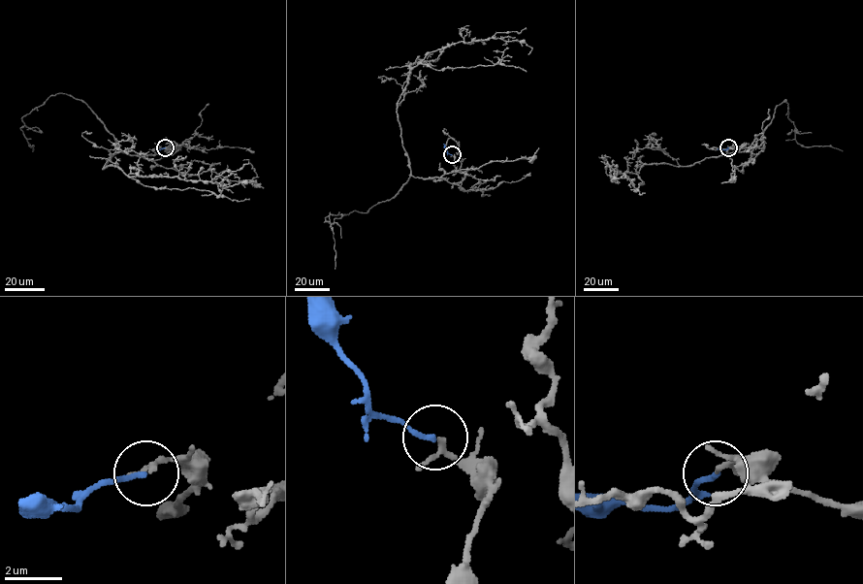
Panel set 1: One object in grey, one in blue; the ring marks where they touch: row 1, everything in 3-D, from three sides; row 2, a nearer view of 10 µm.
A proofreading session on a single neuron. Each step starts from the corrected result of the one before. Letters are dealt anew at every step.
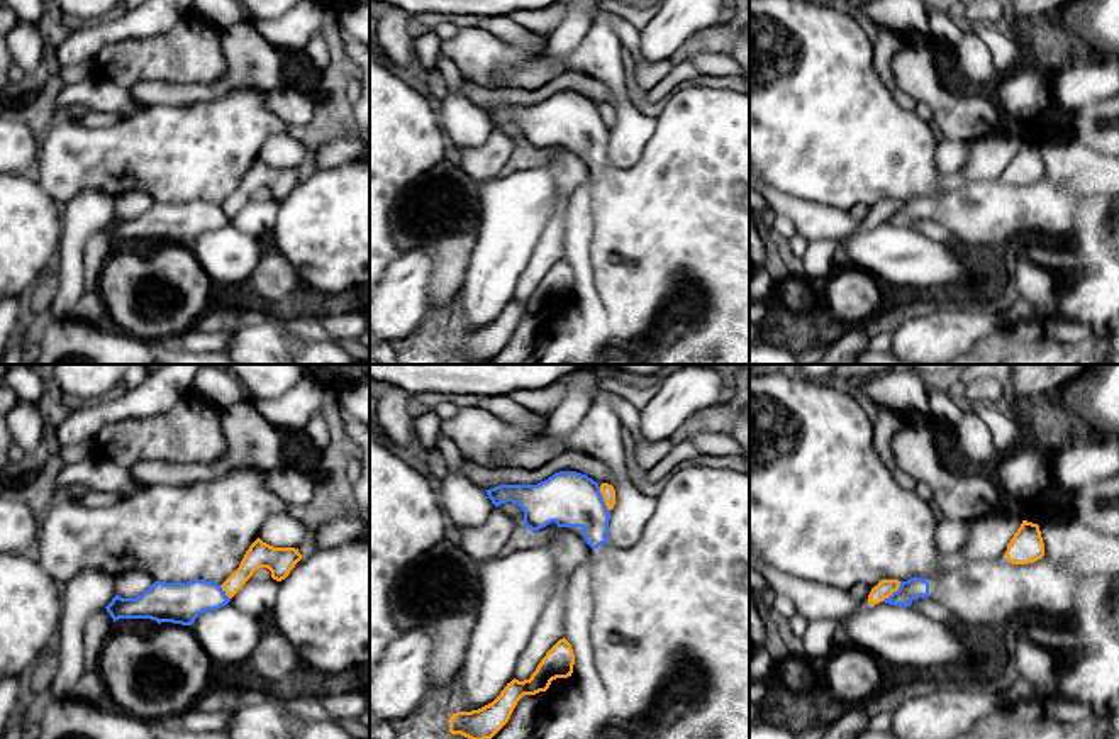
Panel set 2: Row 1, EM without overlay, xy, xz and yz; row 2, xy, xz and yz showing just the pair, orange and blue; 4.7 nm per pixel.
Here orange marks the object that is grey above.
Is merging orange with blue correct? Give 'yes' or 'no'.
no

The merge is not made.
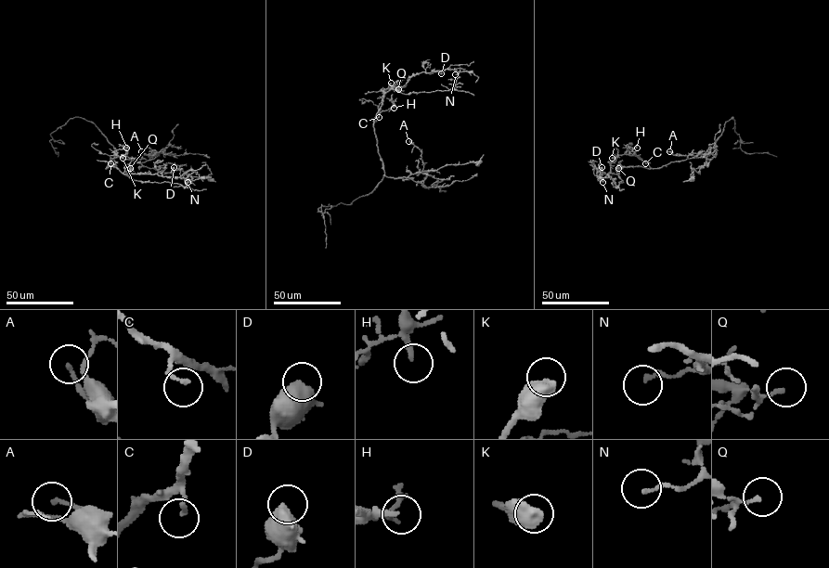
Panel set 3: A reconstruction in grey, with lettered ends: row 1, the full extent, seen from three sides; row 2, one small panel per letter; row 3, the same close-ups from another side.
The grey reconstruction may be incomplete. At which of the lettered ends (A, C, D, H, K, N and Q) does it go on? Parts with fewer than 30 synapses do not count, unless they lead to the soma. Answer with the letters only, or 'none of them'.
H, K

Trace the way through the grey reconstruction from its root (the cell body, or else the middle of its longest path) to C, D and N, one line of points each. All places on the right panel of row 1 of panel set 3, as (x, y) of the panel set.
C: (683, 160), (655, 168), (645, 163)
D: (683, 160), (655, 168), (623, 167), (616, 174), (601, 174), (600, 176), (602, 167)
N: (683, 160), (655, 168), (623, 167), (616, 174), (601, 174), (598, 179), (602, 182)

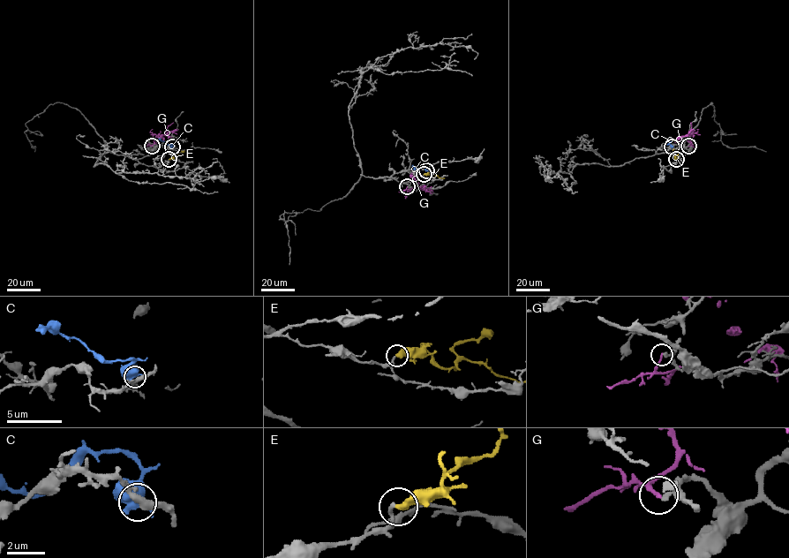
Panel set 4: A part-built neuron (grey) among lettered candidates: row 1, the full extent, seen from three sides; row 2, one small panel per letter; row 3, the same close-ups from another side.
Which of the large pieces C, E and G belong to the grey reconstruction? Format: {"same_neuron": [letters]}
{"same_neuron": ["E"]}

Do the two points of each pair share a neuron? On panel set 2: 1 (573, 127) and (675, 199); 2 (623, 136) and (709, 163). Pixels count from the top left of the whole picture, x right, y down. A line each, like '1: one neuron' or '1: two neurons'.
1: one neuron
2: two neurons

